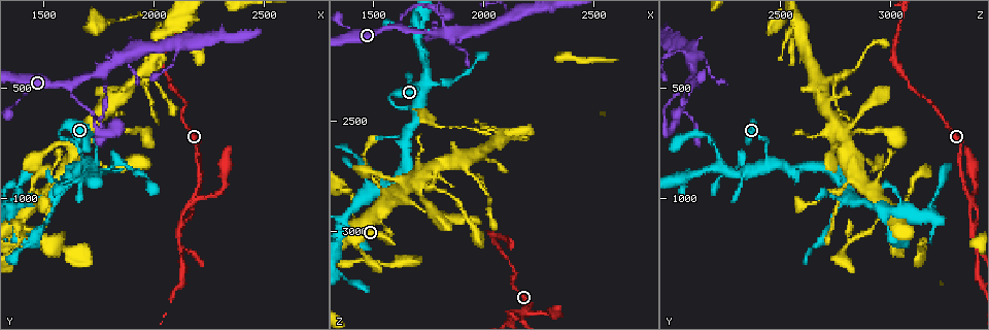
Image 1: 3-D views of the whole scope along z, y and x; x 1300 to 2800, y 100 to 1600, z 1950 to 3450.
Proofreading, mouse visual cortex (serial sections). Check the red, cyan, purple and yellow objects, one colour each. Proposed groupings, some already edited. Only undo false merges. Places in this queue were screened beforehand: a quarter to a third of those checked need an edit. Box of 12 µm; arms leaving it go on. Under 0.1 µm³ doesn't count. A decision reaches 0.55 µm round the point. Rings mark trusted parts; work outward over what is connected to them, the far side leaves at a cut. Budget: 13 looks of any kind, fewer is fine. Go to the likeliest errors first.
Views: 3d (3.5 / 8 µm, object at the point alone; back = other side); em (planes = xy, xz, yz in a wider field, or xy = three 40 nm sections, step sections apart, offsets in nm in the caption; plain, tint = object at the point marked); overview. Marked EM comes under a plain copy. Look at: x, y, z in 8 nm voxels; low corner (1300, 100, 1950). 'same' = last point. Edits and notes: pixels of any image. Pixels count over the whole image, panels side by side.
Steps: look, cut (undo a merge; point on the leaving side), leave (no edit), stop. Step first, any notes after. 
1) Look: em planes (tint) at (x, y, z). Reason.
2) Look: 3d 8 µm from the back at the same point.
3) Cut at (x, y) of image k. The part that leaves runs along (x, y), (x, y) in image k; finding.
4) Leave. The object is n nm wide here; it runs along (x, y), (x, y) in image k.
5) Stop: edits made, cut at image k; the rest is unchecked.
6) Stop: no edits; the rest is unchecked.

Look: 3d 3.5 µm at (2200, 980, 3350). Abrupt turn.

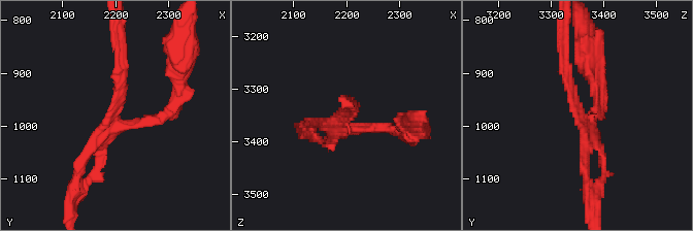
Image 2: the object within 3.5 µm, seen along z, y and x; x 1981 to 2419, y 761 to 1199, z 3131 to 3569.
Look: em xy step 3 (tint) at (2190, 985, 3355). 3 arms meet here; the arms are 150, 150, 150 nm wide.

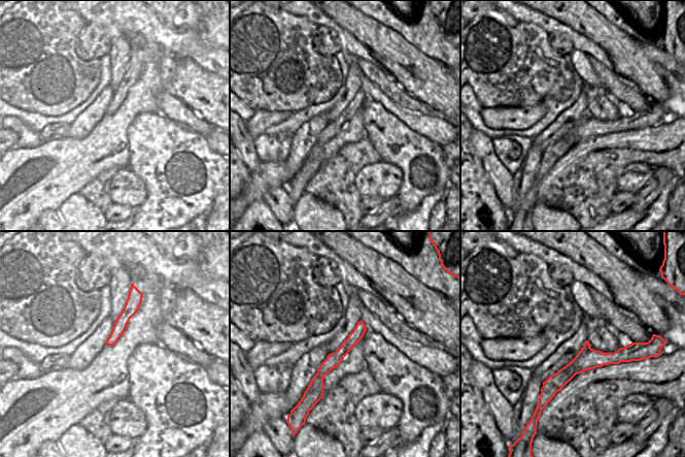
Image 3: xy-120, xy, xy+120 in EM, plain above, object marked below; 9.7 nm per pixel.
Cut at (96, 145) of image 2. The object is 140 nm wide here; a border runs along (365, 327), (360, 327), (348, 337) in image 3; a second cell is stuck on.

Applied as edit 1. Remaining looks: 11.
Look: overview.

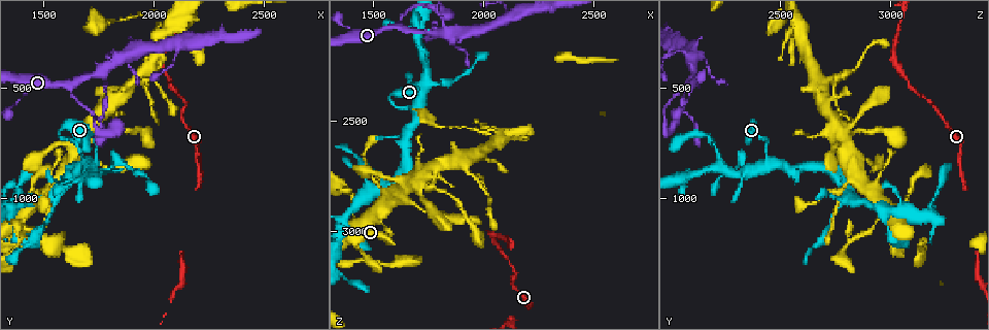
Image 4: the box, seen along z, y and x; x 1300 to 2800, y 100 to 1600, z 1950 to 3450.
Look: 3d 3.5 µm at (1610, 480, 2070). Branch point.

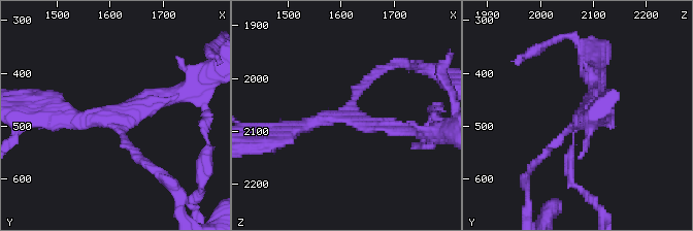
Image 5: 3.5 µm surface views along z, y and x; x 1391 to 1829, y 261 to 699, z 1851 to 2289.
Look: em xy step 5 (tint) at (1600, 485, 2070). 3 arms meet here; the arms are 150, 200, 250 nm wide; need the tissue.

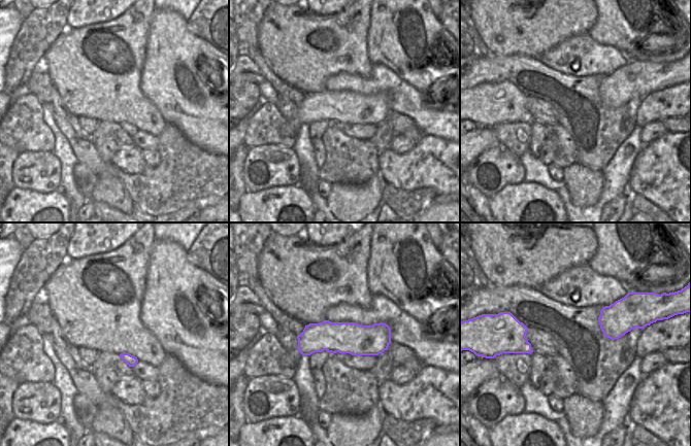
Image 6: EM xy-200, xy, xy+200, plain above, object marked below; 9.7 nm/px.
Leave. The object is 300 nm wide here; it runs along (47, 116), (124, 119), (174, 97) in image 5; continuous, no second cell.

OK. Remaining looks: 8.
Look: 3d 3.5 µm at (1830, 370, 2110). Side arm on a straight run.

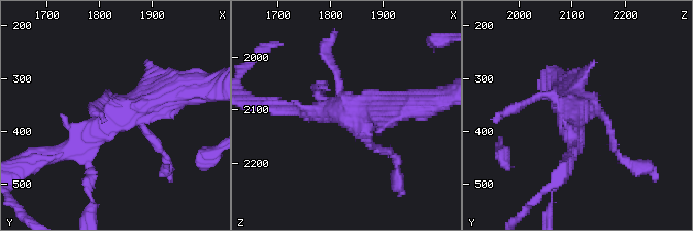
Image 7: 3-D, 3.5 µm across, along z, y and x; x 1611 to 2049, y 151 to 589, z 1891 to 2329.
Look: em xy step 2 (tint) at (1835, 370, 2100). Now the EM.

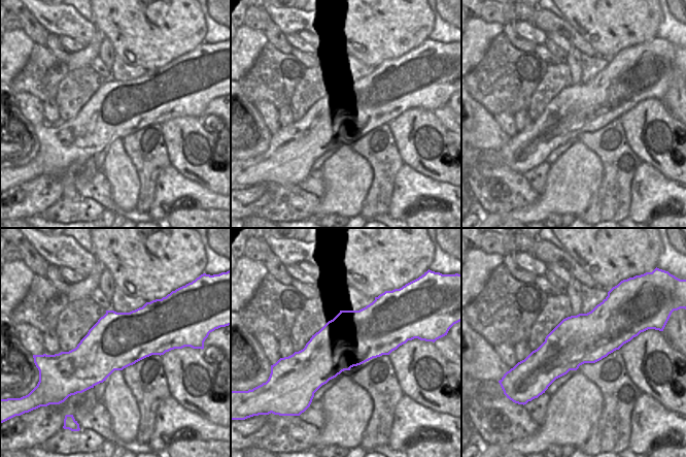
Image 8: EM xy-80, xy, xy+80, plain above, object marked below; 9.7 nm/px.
Look: em planes (tint) at the same point. Cut it another way.

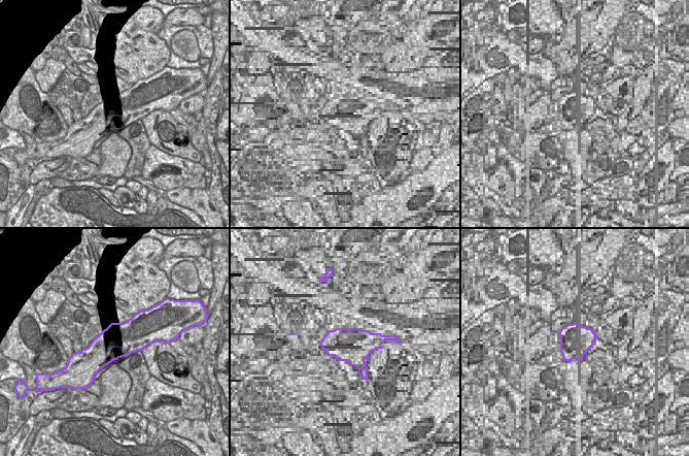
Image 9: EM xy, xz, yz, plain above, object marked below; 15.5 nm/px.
Leave. The object is 550 nm wide here; it runs along (59, 155), (116, 113), (178, 88) in image 7; continuous, no second cell.

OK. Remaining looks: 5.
Look: 3d 3.5 µm at (1620, 840, 2830). Two arms in line, one across.

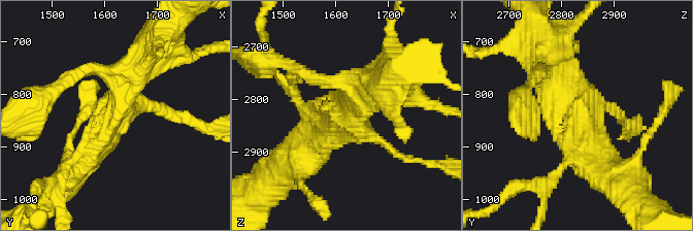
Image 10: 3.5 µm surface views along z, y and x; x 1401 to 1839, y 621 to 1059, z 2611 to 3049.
Look: em xy step 3 (tint) at (1620, 830, 2835). 3 arms meet here; the arms are 150, 350, 500 nm wide.

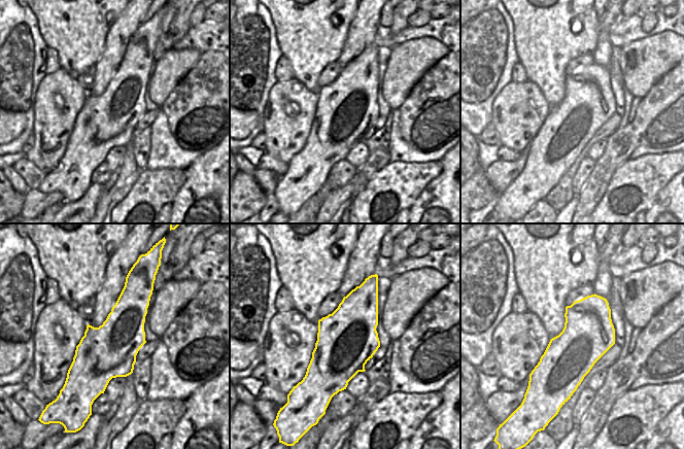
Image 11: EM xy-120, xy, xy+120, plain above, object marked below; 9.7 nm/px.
Leave. All the same cell.

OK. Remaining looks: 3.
Look: 3d 3.5 µm at (1730, 870, 2230). Arms part here.

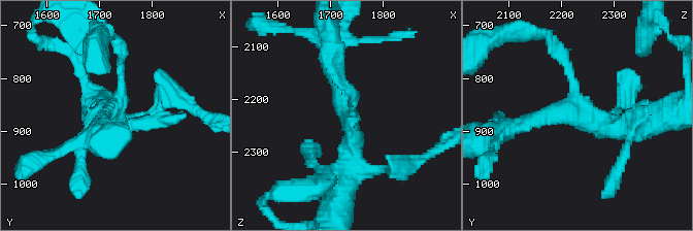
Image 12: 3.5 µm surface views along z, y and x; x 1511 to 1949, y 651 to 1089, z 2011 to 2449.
Look: em xy step 5 (tint) at (1735, 870, 2240). Need the tissue.

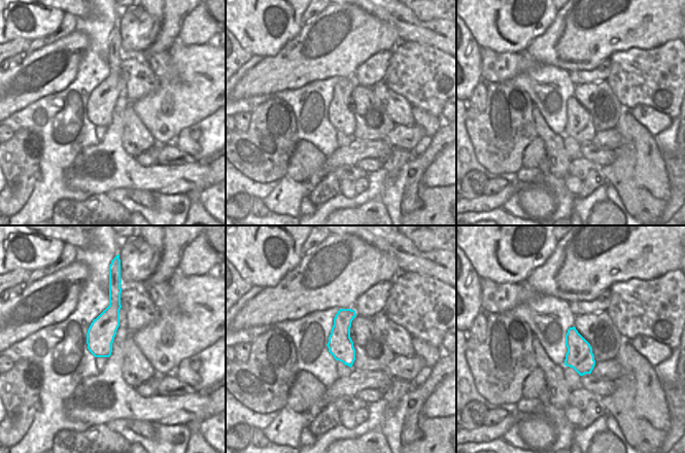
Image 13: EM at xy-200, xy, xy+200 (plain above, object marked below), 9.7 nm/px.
Leave. Continuous, no second cell.

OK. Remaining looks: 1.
Stop: edits made, cut at image 2; the rest is unchecked.

